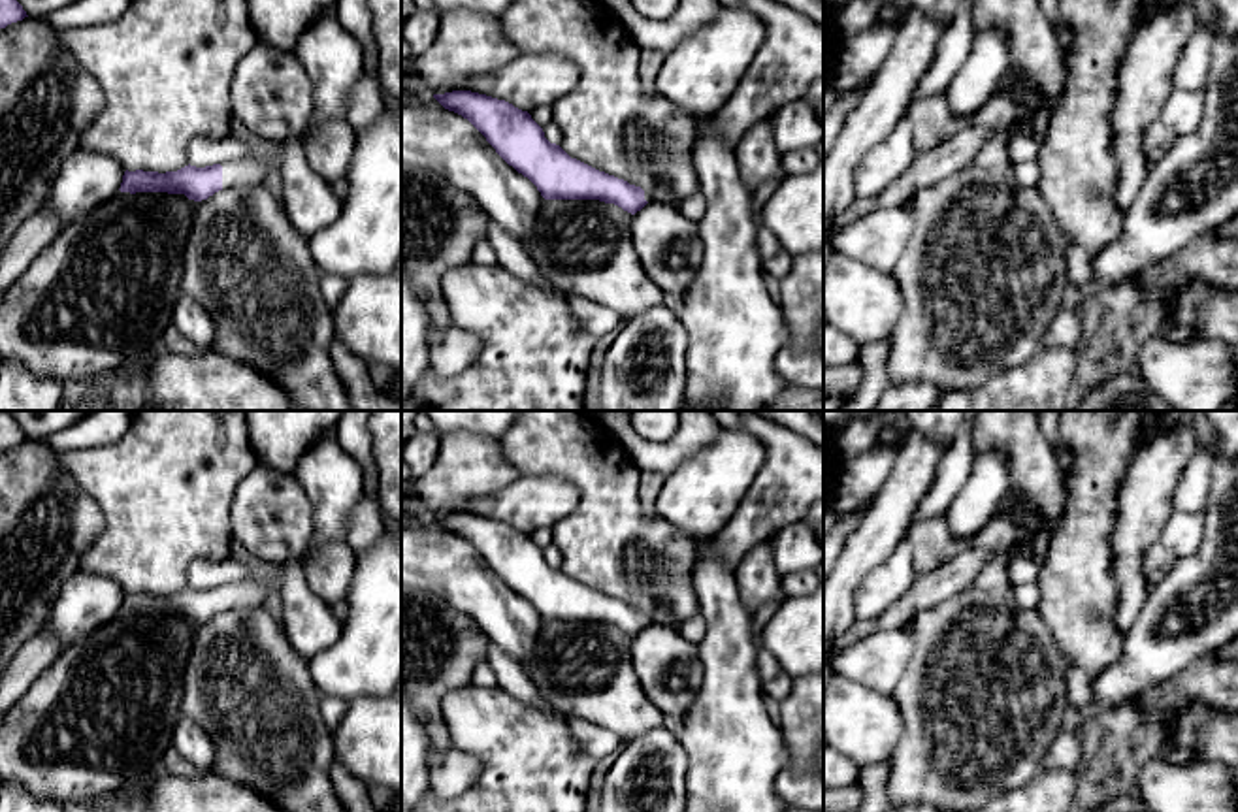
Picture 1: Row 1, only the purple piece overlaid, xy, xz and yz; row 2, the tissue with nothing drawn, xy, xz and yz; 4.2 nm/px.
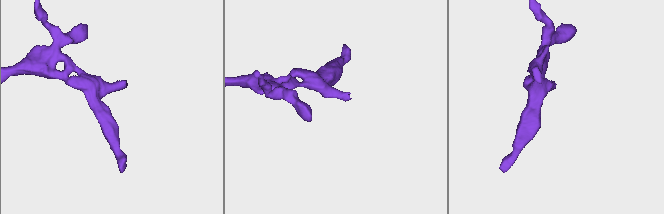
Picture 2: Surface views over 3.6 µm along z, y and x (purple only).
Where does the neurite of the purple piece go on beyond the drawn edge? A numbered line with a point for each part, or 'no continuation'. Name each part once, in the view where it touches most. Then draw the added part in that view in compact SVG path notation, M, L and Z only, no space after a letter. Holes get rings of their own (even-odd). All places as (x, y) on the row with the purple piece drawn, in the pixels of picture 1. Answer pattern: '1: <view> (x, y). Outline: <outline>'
1: xy (247, 172). Outline: M283 143L273 162L258 162L252 156L222 162L222 188L249 188L262 185L271 168L281 168Z

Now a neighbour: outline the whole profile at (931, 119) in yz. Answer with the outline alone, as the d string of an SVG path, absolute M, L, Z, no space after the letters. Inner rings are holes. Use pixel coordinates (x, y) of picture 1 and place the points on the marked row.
M944 92L910 102L908 119L912 124L912 145L923 154L965 130L974 115L955 117L950 111Z

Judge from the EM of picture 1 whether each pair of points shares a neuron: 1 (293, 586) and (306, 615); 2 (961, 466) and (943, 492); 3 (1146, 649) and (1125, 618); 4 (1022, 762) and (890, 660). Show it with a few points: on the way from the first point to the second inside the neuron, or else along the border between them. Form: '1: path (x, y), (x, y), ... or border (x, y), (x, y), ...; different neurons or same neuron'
1: path (296, 594), (300, 607); same neuron
2: path (956, 471), (946, 487); same neuron
3: border (1152, 586), (1135, 624), (1125, 633); different neurons
4: border (912, 628), (912, 658), (890, 694); different neurons

